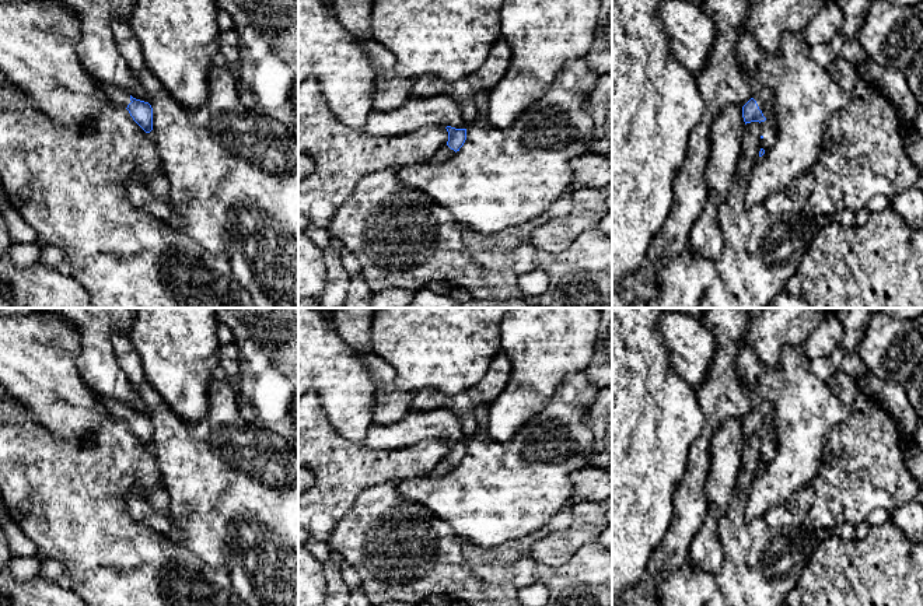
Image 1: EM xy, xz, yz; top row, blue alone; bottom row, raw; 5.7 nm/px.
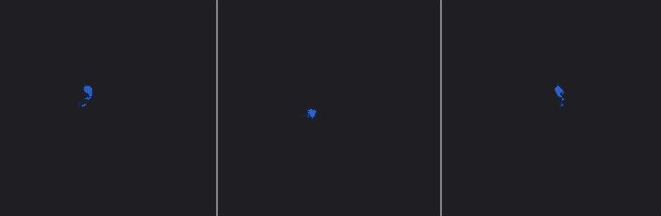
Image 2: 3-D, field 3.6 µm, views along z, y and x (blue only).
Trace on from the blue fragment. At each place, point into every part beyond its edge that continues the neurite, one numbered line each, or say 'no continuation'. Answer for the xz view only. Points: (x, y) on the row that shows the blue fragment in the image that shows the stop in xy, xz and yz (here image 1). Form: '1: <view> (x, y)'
1: xz (444, 153)

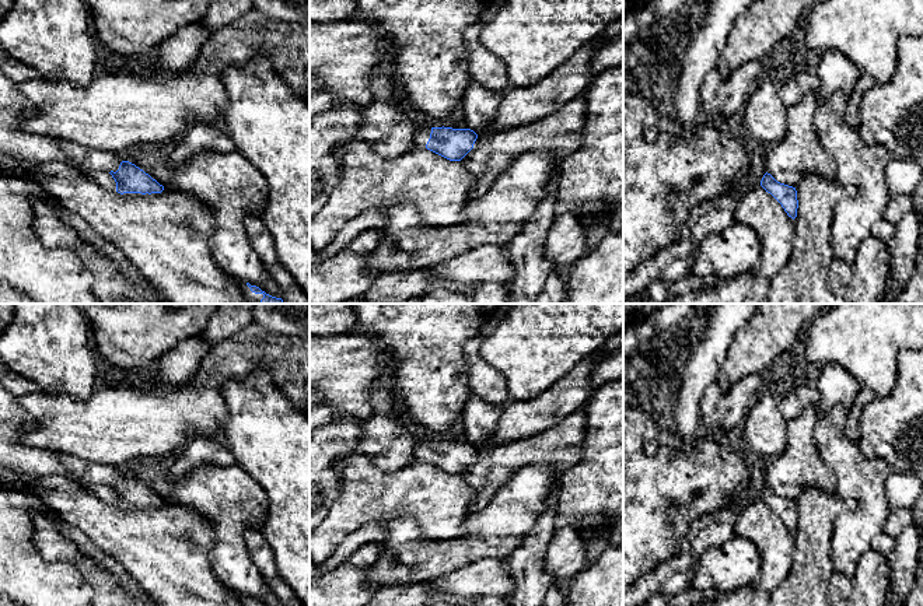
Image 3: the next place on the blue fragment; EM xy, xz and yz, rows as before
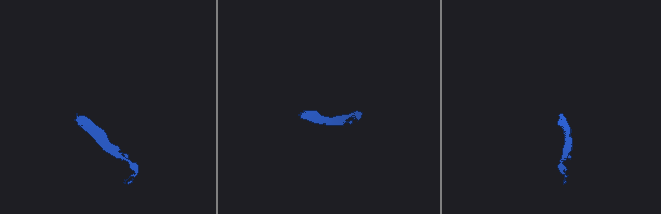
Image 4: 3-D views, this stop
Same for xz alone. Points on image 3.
1: xz (423, 135)

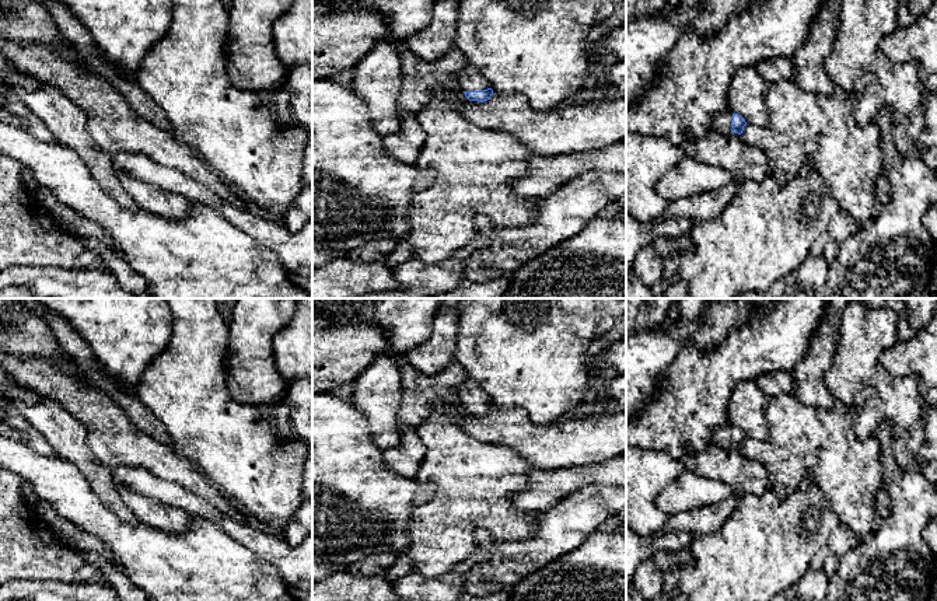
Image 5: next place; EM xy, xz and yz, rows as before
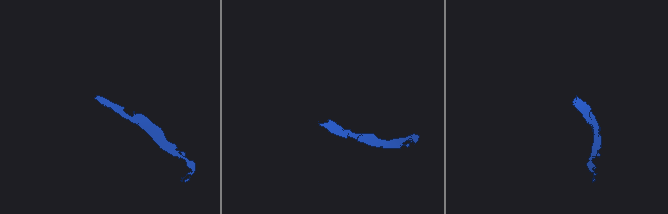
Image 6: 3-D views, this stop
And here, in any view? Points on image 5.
1: xz (471, 79)

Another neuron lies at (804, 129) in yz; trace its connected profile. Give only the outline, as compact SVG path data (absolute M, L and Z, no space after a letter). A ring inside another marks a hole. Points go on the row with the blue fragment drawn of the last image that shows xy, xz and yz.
M793 78L769 83L765 94L769 123L758 127L751 123L741 133L744 141L763 151L769 161L770 175L779 182L790 182L805 165L811 165L822 178L829 192L839 203L839 209L849 214L860 227L873 216L875 182L882 177L881 132L877 120L860 126L853 113L854 97L835 87L829 95L804 91Z

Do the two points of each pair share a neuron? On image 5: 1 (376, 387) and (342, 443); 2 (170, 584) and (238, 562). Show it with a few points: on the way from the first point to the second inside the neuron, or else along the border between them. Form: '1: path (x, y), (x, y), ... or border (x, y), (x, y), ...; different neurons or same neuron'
1: border (349, 399), (364, 418), (373, 441); different neurons
2: path (186, 584), (216, 584), (221, 579); same neuron

